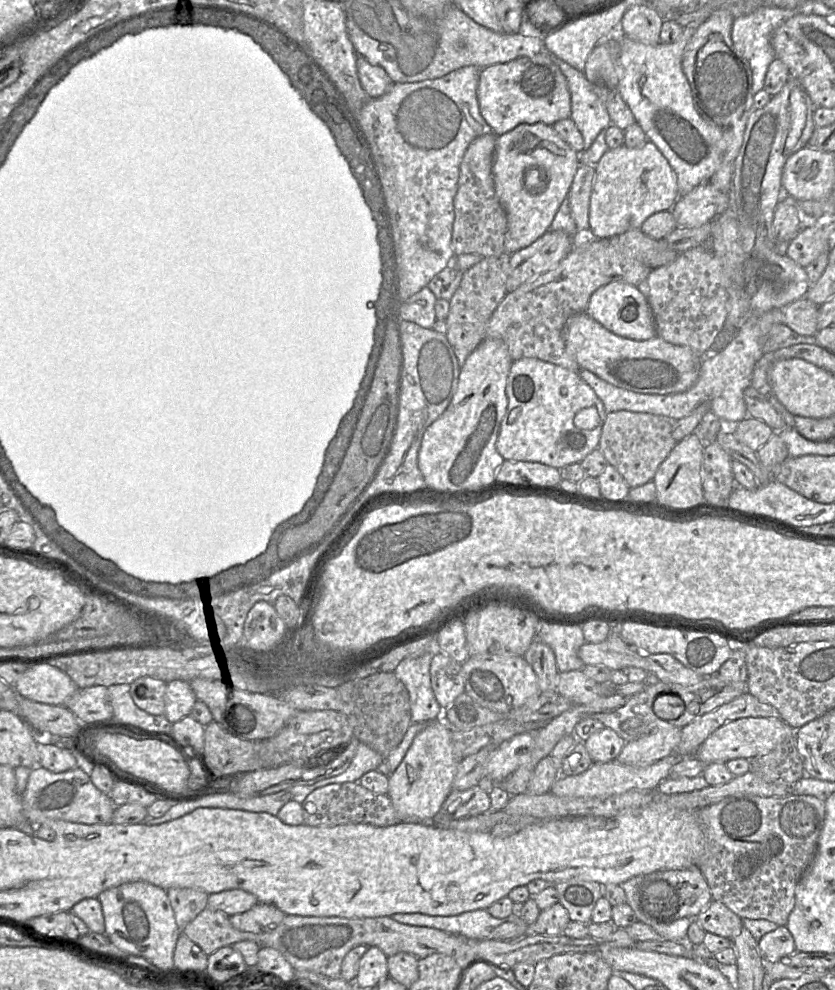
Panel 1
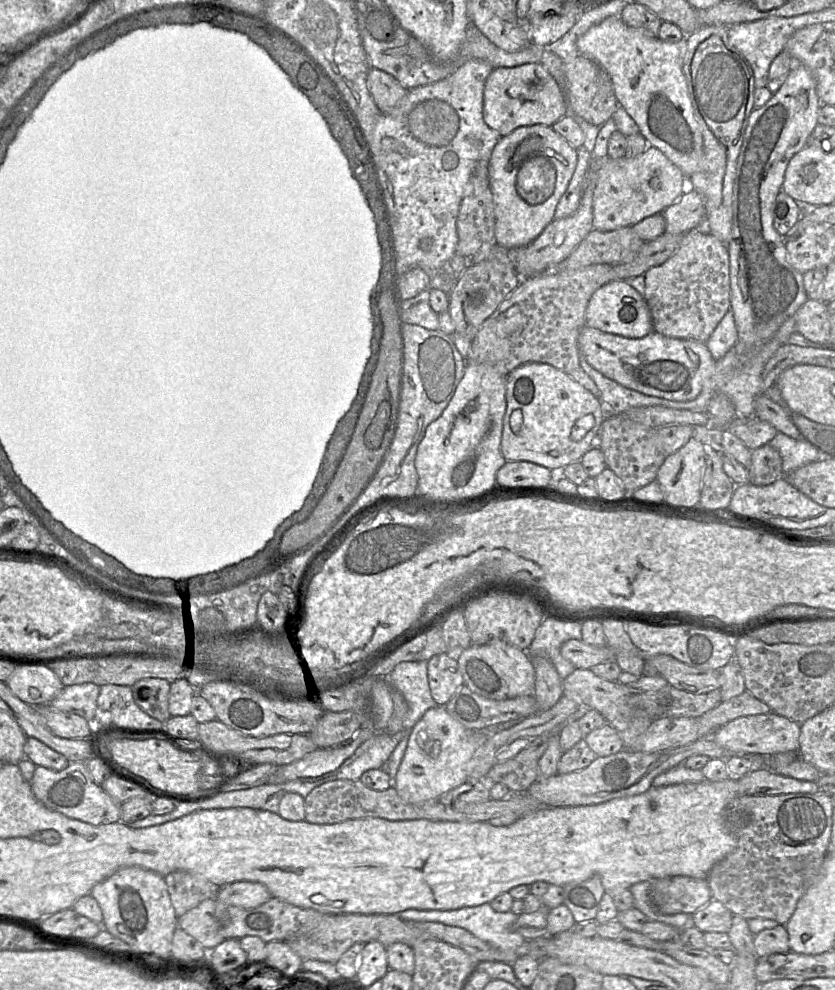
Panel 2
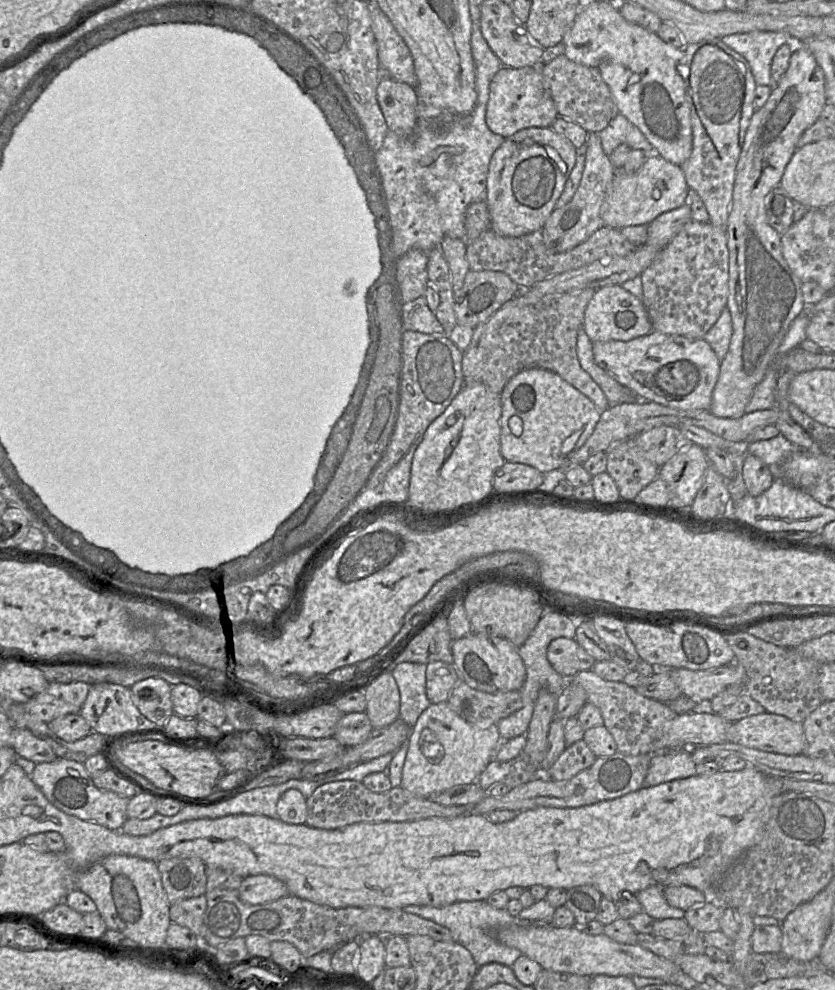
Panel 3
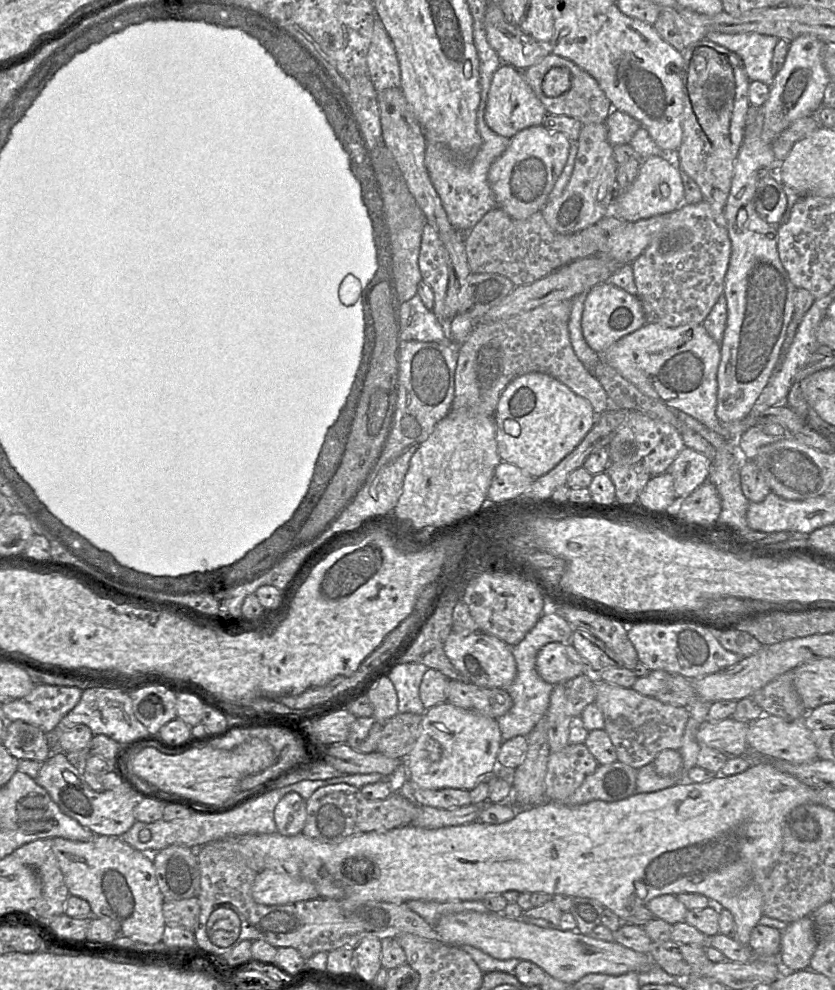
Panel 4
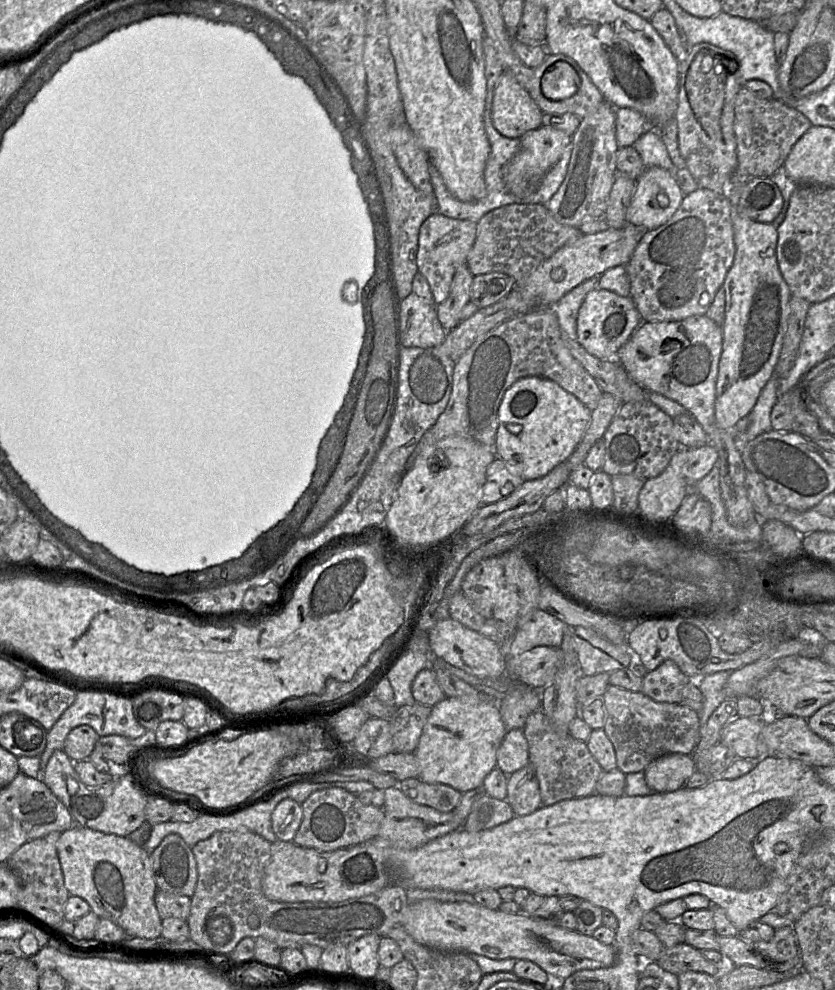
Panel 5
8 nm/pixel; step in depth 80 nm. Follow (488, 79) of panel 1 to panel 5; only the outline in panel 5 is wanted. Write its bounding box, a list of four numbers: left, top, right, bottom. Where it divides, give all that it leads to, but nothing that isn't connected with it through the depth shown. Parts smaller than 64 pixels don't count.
[491,71,543,139]

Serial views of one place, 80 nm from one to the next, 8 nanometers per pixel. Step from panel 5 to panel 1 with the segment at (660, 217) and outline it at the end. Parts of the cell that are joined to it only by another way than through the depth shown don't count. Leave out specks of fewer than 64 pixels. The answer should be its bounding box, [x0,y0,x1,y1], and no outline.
[589,141,678,237]

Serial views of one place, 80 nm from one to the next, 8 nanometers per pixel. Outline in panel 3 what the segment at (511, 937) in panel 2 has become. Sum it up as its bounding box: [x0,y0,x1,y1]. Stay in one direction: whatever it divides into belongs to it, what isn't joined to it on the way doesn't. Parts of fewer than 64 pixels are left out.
[403,900,522,967]

